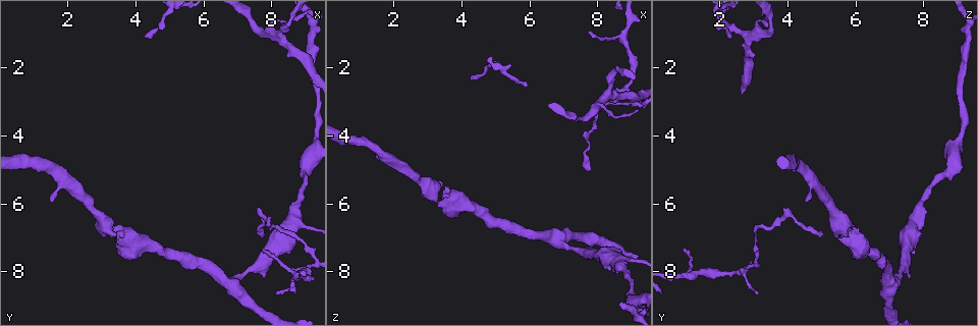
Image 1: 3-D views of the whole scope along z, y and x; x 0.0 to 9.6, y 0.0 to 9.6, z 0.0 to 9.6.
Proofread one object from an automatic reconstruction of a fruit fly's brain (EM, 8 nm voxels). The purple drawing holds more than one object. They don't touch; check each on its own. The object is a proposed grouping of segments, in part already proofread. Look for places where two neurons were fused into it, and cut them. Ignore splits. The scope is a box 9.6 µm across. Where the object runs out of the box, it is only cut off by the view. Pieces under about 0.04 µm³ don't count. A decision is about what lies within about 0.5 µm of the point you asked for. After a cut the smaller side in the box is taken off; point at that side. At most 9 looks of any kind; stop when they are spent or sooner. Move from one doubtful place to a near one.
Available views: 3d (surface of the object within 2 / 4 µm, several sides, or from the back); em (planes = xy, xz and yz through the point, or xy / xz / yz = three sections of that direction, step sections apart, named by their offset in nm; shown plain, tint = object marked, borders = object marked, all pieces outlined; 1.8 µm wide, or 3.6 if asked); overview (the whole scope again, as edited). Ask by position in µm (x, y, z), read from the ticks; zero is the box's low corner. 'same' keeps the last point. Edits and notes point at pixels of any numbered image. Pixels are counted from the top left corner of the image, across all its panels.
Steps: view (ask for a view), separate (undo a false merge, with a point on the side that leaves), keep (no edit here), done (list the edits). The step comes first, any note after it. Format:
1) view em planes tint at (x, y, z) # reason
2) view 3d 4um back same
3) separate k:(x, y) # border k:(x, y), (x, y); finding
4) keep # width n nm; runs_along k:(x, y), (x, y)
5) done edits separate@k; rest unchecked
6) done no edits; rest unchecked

view em xz step 4 tint at (8.35, 1.25, 2.75) # abrupt turn

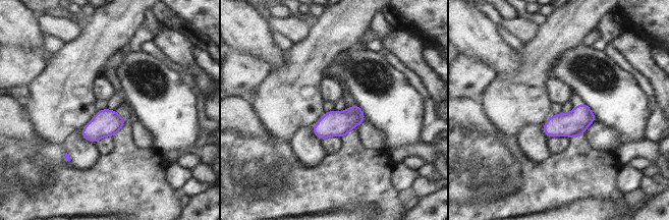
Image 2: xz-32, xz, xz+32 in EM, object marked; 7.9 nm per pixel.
keep # all the same neuron

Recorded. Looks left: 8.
view 3d 2um at (8.80, 7.95, 2.70) # abrupt turn

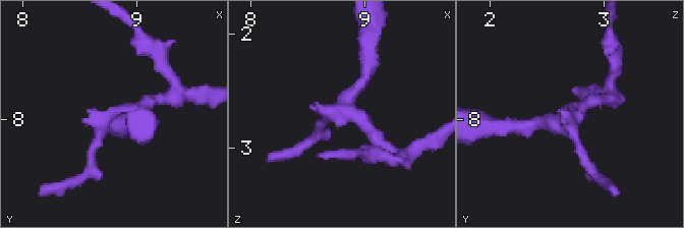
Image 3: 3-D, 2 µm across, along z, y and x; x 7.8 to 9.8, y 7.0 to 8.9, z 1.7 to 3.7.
view em planes tint at (8.84, 7.98, 2.66) # shape alone is not enough

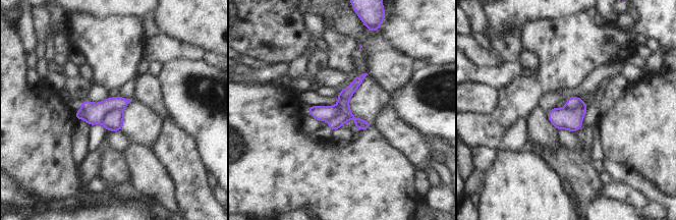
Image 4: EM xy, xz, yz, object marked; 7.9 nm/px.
separate 4:(113, 121) # border 4:(122, 109), (110, 110), (101, 122); two neurons meet here

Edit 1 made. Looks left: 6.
view overview

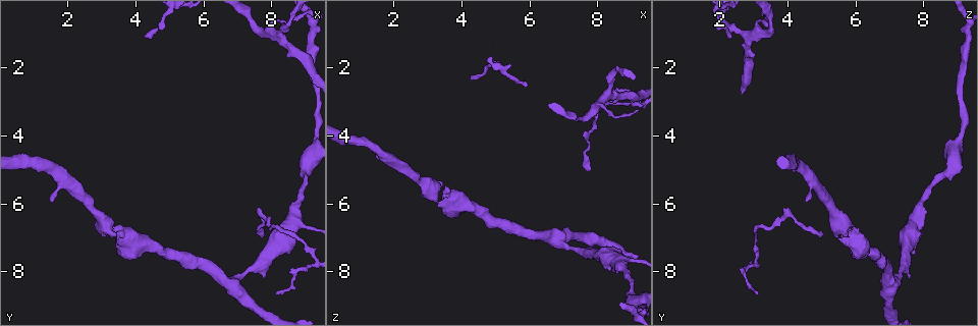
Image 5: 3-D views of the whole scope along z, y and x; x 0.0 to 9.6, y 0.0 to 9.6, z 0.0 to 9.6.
view 3d 2um at (6.80, 8.35, 7.00) # arms part here

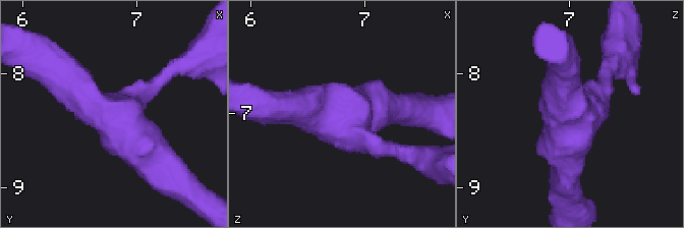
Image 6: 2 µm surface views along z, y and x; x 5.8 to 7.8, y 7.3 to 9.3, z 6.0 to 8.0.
view em planes plain at (6.80, 8.32, 7.04)

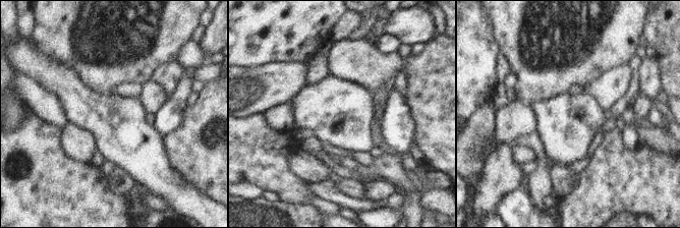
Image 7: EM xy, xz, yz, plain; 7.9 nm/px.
view em planes tint same # where the object lies

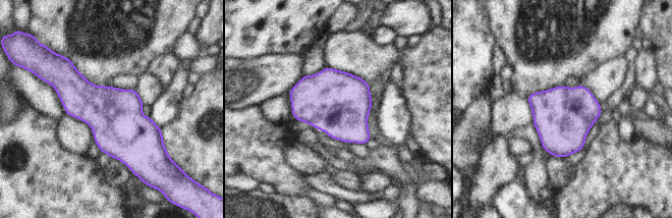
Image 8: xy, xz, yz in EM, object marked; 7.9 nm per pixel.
keep # one neuron here

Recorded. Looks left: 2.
view em 3.6um planes borders at (8.65, 6.50, 7.70) # a fork

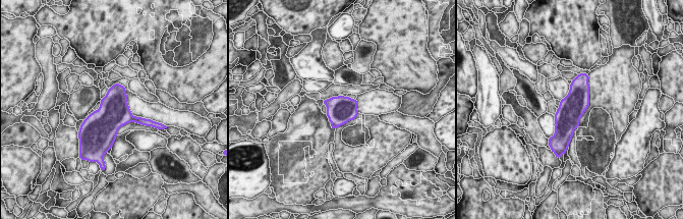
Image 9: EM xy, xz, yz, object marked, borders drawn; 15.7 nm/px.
keep # one neuron here

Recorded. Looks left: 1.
done edits separate@4; rest unchecked

